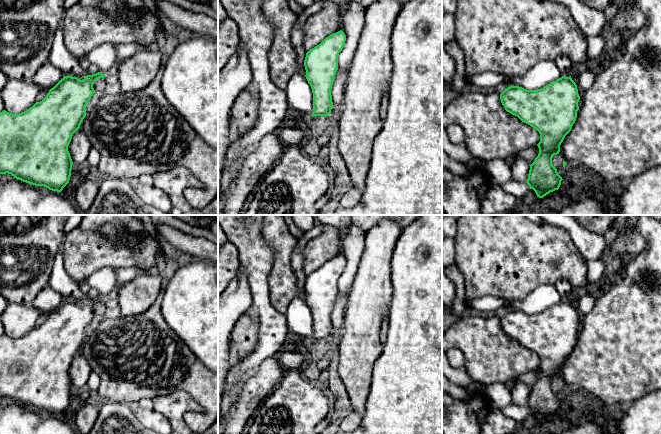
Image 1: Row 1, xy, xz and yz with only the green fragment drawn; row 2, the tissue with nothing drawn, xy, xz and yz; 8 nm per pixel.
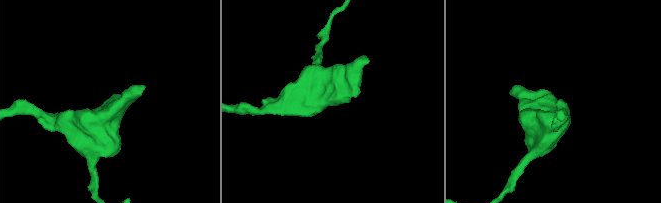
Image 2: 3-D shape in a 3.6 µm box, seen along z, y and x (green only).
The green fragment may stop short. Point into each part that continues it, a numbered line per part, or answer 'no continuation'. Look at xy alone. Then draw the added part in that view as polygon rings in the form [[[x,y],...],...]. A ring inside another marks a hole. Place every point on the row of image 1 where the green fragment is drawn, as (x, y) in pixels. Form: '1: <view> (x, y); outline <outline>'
1: xy (104, 56); outline [[[104,43],[93,49],[86,57],[89,62],[98,67],[99,72],[107,75],[110,69],[118,64],[117,44]]]

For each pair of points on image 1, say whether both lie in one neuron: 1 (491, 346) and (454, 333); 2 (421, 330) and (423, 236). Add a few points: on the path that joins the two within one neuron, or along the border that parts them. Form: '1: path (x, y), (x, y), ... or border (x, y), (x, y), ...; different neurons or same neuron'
1: path (482, 341), (475, 335), (463, 334); same neuron
2: path (431, 307), (431, 259); same neuron

